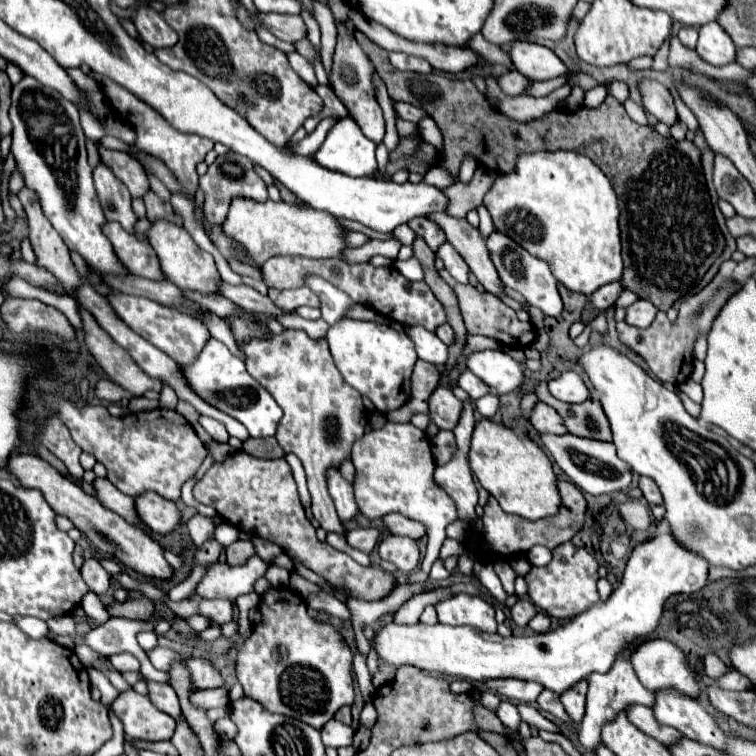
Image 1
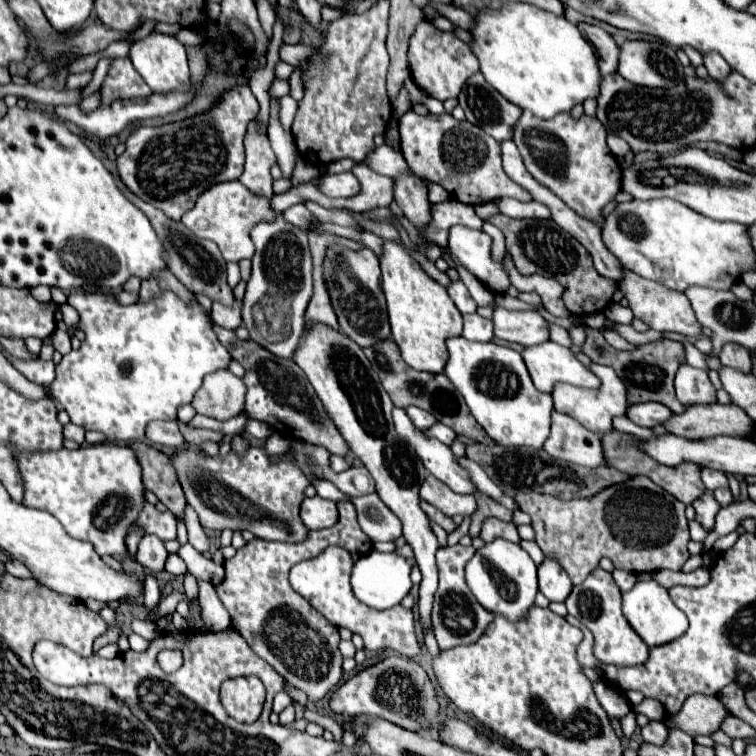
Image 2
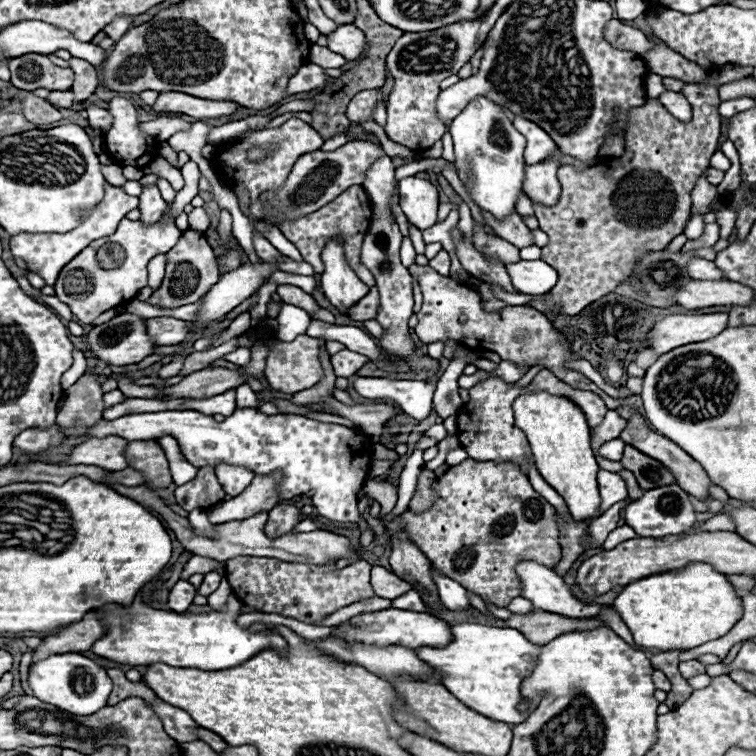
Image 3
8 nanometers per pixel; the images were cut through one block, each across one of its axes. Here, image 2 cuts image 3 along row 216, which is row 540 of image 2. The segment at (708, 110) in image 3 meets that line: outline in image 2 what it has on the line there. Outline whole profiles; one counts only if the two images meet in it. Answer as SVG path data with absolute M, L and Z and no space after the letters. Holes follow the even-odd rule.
M646 476L606 488L592 498L560 500L538 492L518 492L514 500L522 512L530 514L536 544L544 556L556 560L574 584L580 584L598 566L600 558L610 558L614 568L634 574L662 568L680 570L690 558L686 548L690 540L684 516L686 506Z

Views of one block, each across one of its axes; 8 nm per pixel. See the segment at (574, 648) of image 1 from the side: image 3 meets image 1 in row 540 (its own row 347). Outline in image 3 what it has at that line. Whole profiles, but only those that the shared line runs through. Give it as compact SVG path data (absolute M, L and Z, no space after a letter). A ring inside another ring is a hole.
M724 312L694 314L694 316L672 314L660 320L642 338L642 342L646 348L652 348L658 356L662 356L672 348L718 336L726 328L726 322L728 322L728 314Z

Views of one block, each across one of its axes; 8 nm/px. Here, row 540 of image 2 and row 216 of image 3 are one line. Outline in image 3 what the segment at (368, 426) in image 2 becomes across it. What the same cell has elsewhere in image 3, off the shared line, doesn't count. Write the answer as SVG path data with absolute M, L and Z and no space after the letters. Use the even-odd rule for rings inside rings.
M404 178L398 182L400 206L410 224L420 230L426 230L438 222L438 190L432 182L424 178Z

